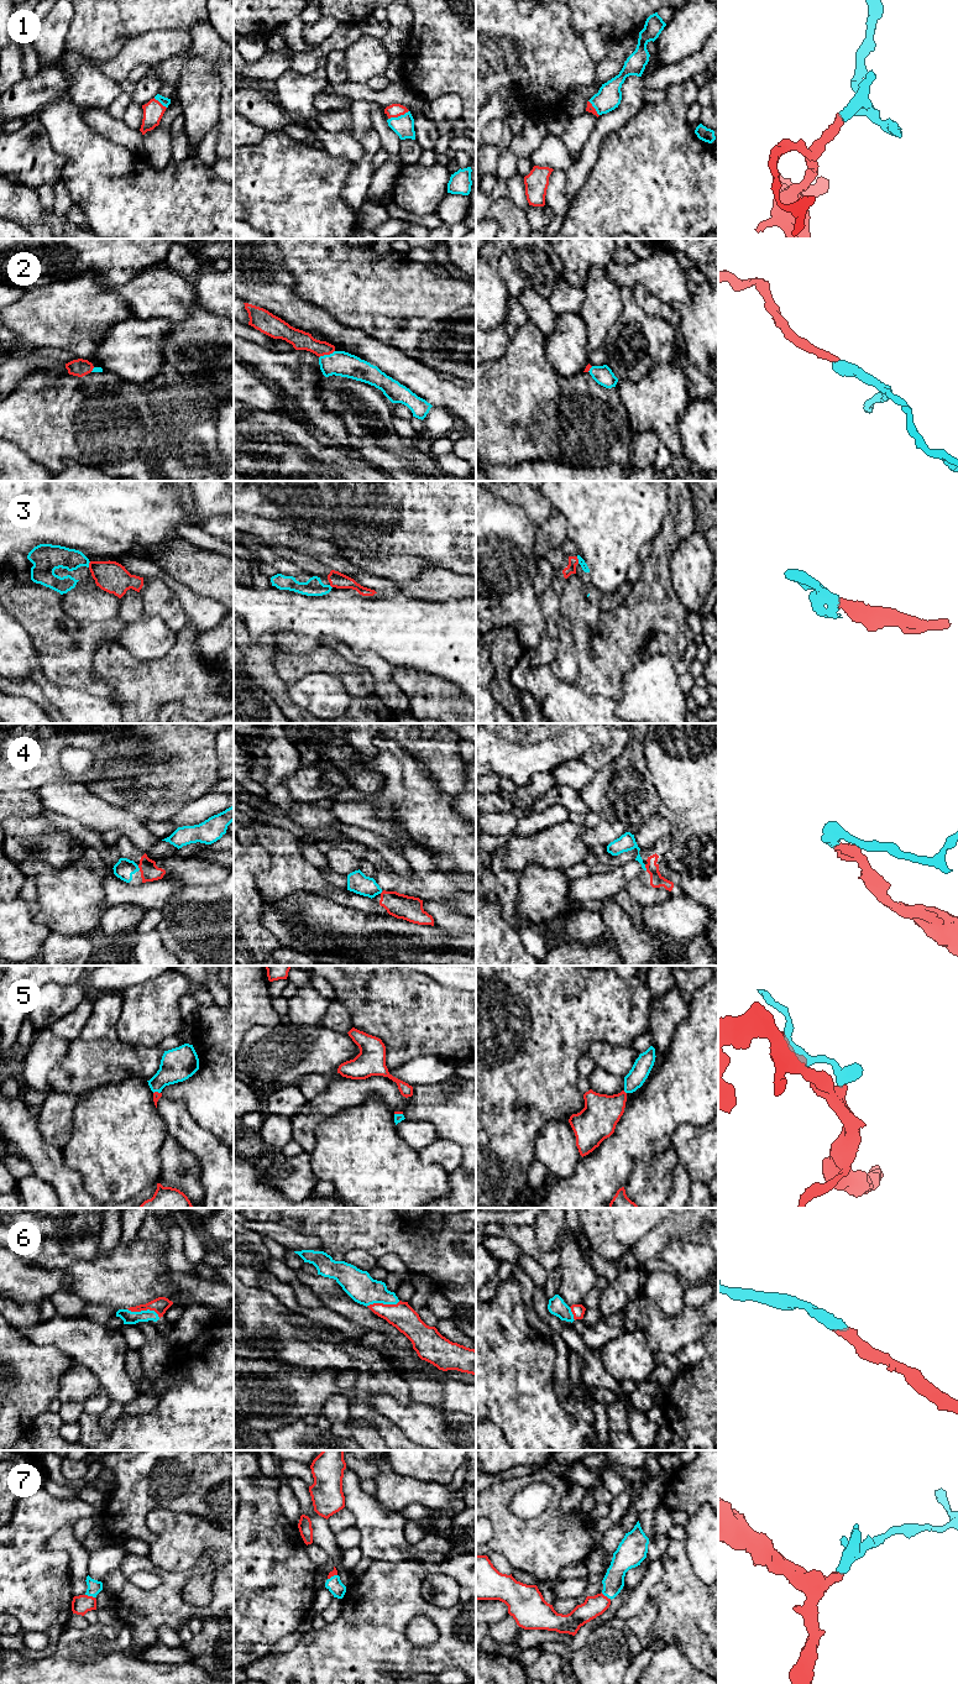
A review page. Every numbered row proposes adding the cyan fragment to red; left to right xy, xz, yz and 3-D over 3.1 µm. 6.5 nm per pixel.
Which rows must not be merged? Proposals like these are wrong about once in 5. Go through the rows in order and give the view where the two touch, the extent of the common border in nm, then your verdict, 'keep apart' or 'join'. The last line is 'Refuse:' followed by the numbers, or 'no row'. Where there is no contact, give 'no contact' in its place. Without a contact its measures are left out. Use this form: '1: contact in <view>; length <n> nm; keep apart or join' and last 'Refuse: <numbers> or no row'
1: contact in xz; length 150 nm; join
2: contact in xz; length 120 nm; join
3: contact in yz; length 50 nm; keep apart
4: contact in yz; length 40 nm; join
5: contact in yz; length 30 nm; join
6: contact in xy; length 220 nm; join
7: contact in xy; length 70 nm; join
Refuse: 3

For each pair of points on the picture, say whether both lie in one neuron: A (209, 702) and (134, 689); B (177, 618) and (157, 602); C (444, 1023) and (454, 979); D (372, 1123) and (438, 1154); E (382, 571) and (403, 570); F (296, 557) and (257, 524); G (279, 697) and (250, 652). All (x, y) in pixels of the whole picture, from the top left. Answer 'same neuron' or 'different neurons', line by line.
A: same neuron
B: same neuron
C: different neurons
D: different neurons
E: same neuron
F: different neurons
G: same neuron

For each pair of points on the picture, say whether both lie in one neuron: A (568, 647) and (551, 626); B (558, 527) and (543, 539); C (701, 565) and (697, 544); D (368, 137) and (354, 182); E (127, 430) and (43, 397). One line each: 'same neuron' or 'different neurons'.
A: different neurons
B: same neuron
C: same neuron
D: same neuron
E: same neuron

